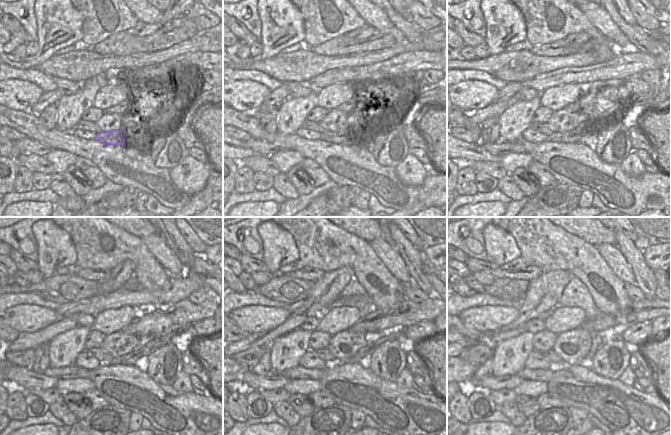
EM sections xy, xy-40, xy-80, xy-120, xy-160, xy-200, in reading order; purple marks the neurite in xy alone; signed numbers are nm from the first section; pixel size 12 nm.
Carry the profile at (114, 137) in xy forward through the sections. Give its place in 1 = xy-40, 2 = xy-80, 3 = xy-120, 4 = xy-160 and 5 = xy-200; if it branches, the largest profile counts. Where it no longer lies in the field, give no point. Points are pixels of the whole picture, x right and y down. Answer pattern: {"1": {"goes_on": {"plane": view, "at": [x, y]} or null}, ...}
{"1": {"goes_on": {"plane": "xy-40", "at": [342, 136]}}, "2": {"goes_on": {"plane": "xy-80", "at": [574, 136]}}, "3": {"goes_on": {"plane": "xy-120", "at": [182, 339]}}, "4": {"goes_on": {"plane": "xy-160", "at": [407, 345]}}, "5": {"goes_on": {"plane": "xy-200", "at": [630, 347]}}}

